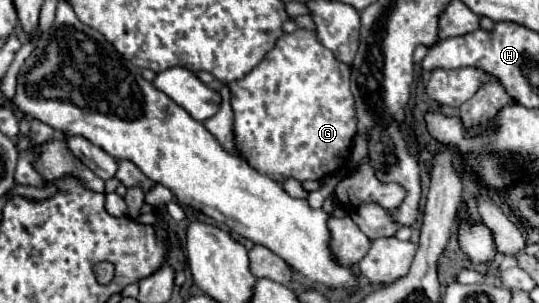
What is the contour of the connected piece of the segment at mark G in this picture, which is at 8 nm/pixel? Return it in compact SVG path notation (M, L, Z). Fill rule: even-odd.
M299 28L295 30L293 34L283 34L275 48L241 80L235 80L229 84L229 90L231 90L231 108L233 108L233 114L235 114L235 120L233 120L233 136L235 136L235 150L239 152L241 158L247 160L249 166L253 166L257 172L273 178L275 182L283 182L287 178L293 178L293 180L321 180L323 176L329 176L333 170L339 168L339 164L349 156L349 148L353 144L353 136L357 132L357 114L355 114L355 108L353 108L353 94L349 90L349 66L347 64L341 64L333 52L329 52L319 40L317 40L317 34L311 32L311 30L305 30L305 28Z

